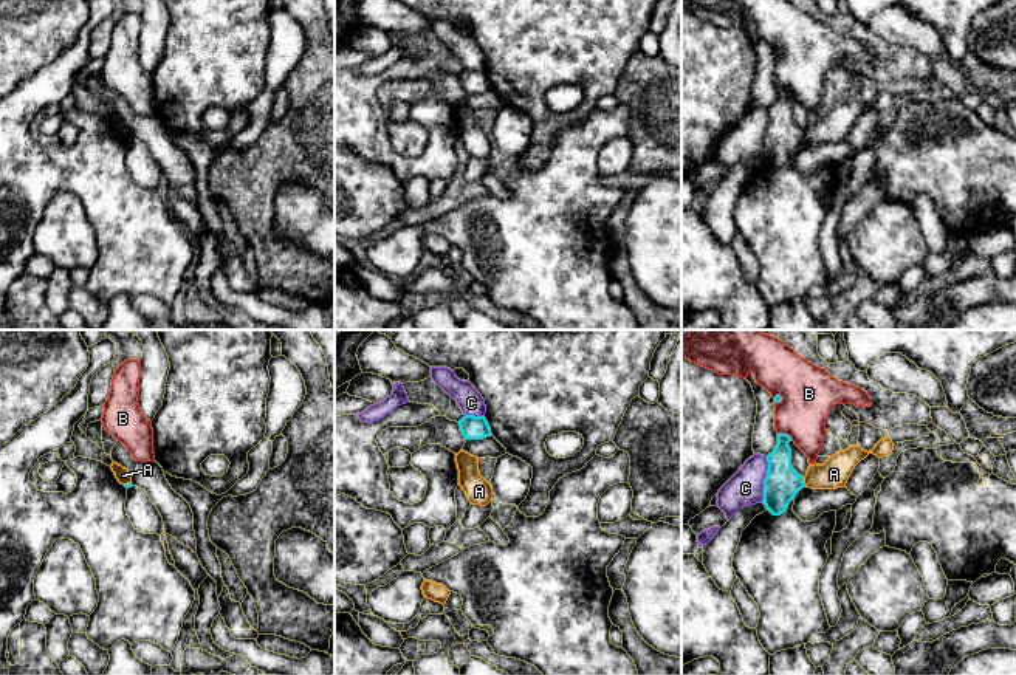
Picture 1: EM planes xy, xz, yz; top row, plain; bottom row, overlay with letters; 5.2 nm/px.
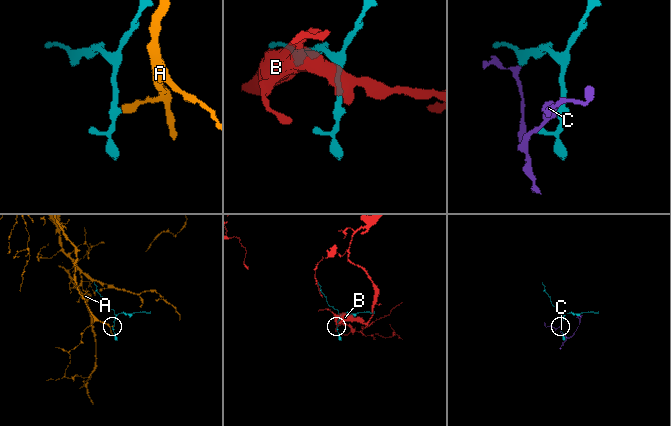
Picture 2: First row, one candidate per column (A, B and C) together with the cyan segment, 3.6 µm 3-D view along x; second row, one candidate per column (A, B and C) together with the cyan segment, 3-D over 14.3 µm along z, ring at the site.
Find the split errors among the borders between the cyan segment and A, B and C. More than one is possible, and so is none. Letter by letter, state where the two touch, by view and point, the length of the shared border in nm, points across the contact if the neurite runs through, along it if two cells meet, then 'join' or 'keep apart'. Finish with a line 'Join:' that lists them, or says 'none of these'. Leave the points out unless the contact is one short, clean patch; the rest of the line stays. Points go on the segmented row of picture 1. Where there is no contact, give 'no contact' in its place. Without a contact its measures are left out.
A: yz (803, 482) | 60 nm | along yz (803, 477), (806, 486) | keep apart
B: yz (786, 434) | 90 nm | keep apart
C: yz (764, 480) | 240 nm | keep apart
Join: none of these

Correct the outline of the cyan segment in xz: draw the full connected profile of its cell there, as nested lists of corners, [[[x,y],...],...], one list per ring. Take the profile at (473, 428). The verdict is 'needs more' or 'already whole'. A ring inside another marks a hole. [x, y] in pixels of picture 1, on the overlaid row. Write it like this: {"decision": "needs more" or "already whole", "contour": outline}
{"decision": "already whole", "contour": [[[465,415],[458,426],[465,440],[483,440],[493,435],[485,416]]]}

